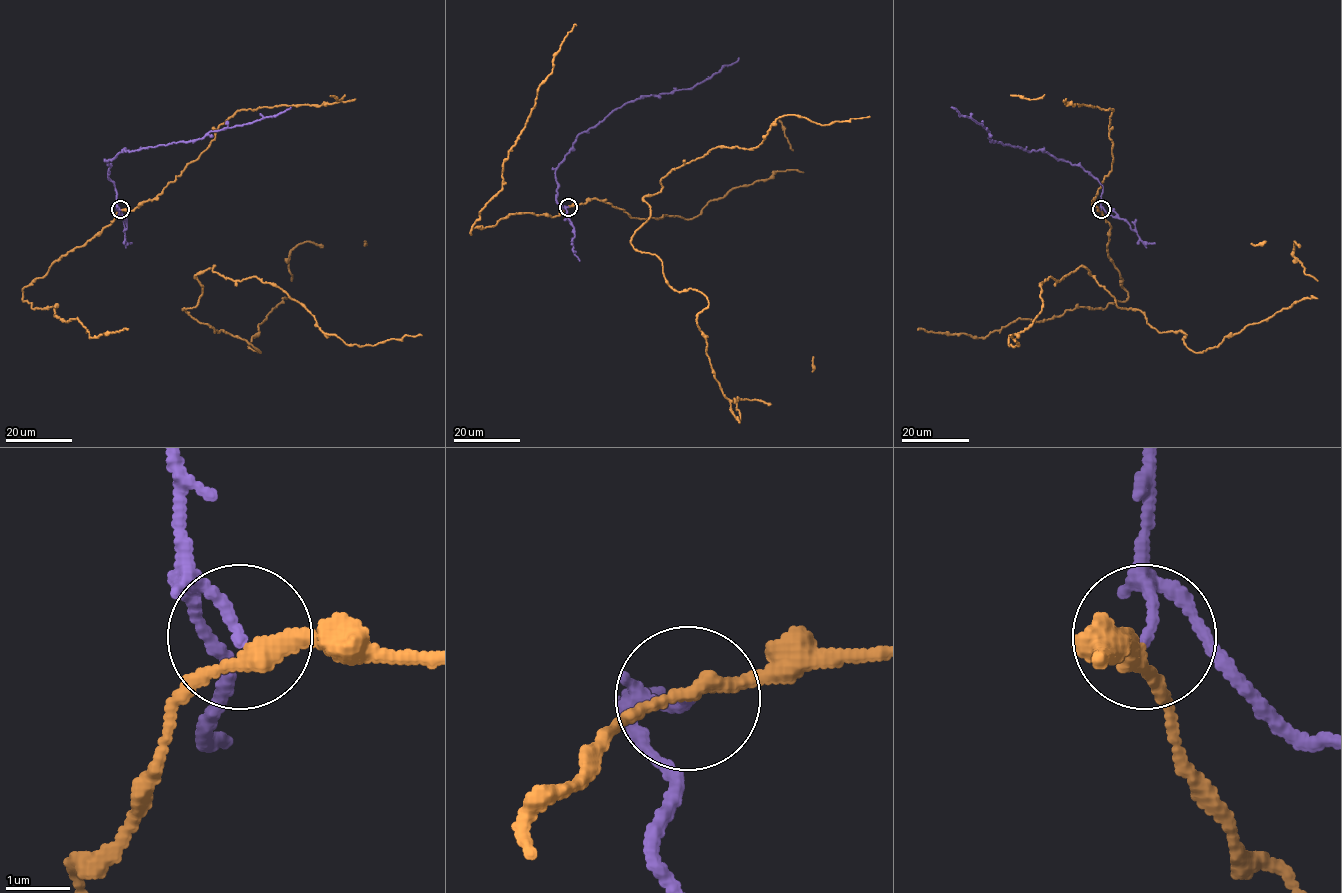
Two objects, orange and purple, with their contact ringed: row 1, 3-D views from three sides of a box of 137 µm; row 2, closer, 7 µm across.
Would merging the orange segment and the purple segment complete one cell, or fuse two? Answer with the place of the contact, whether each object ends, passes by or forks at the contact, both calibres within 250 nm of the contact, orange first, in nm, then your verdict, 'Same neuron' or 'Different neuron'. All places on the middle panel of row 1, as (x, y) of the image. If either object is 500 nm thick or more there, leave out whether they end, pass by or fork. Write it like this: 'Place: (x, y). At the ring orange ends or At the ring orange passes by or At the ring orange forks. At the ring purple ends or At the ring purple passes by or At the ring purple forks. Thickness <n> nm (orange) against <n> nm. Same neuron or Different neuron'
Place: (568, 207). At the ring orange passes by. At the ring purple ends. Thickness 240 nm (orange) against 160 nm. Different neuron

